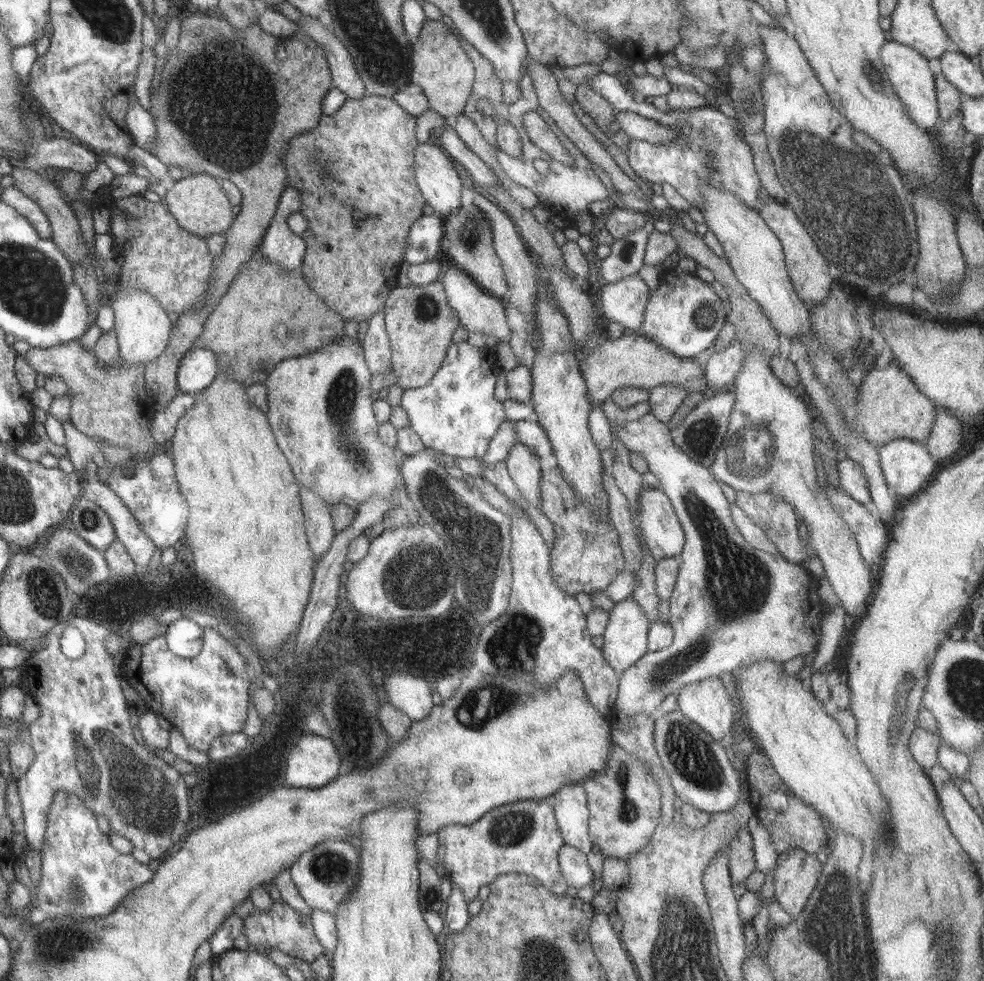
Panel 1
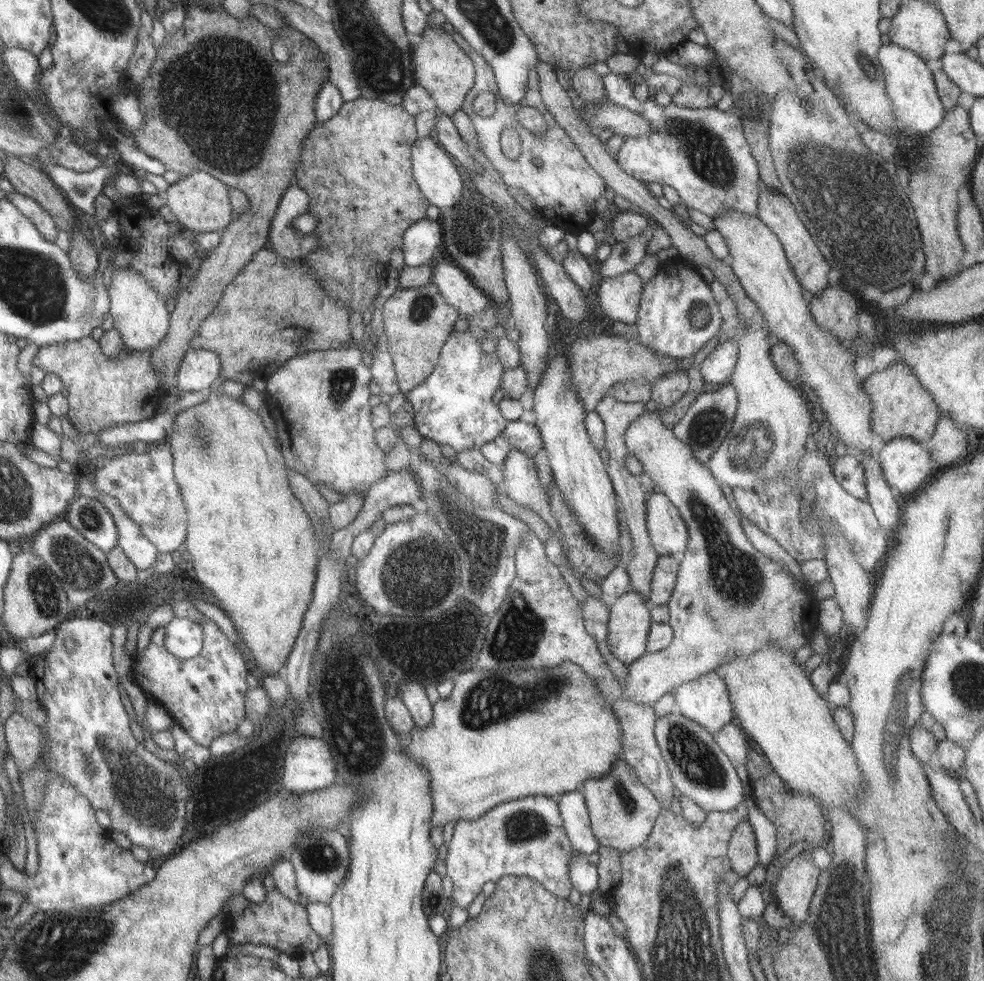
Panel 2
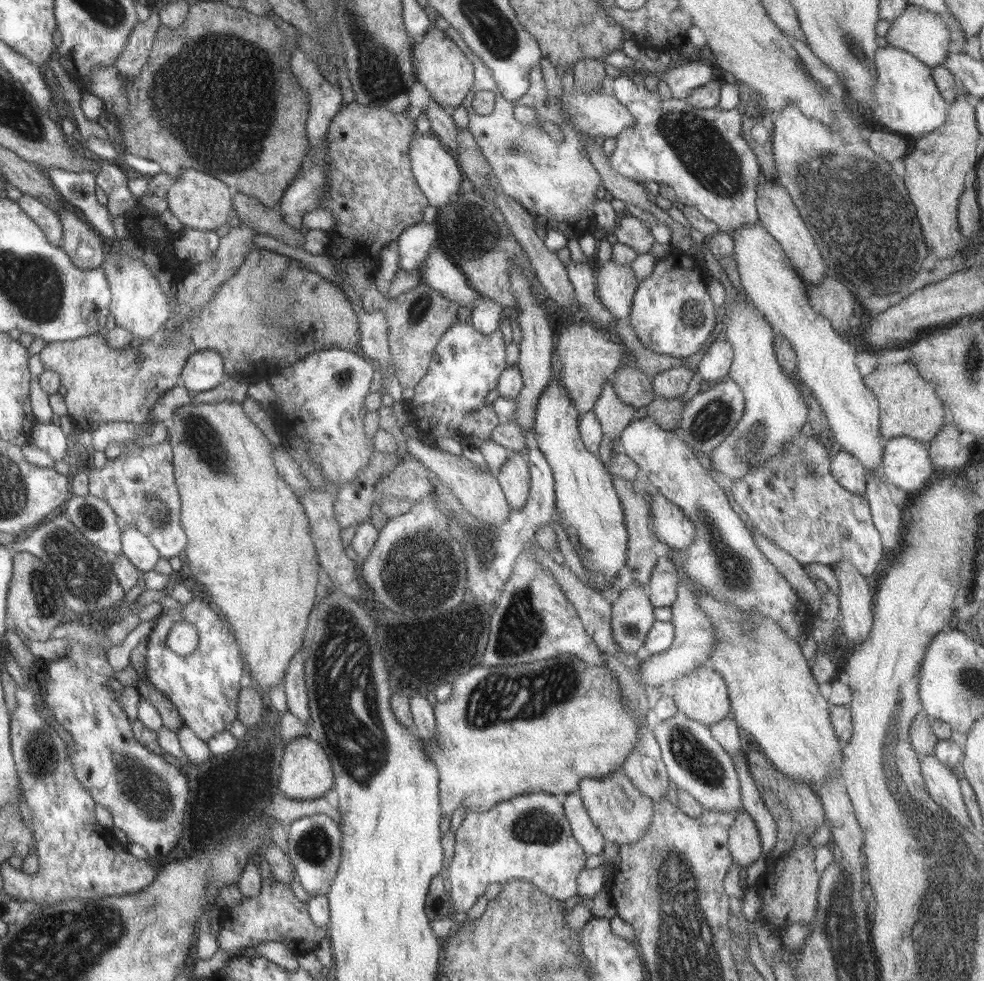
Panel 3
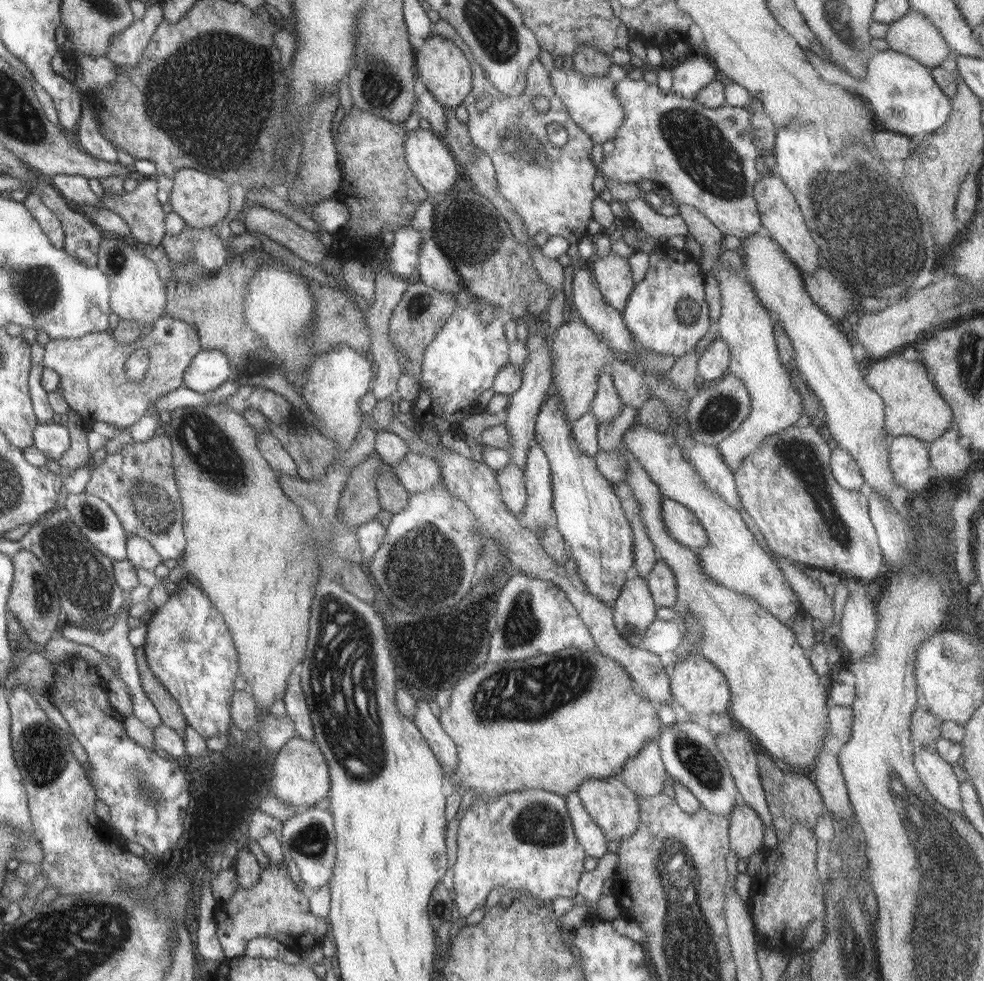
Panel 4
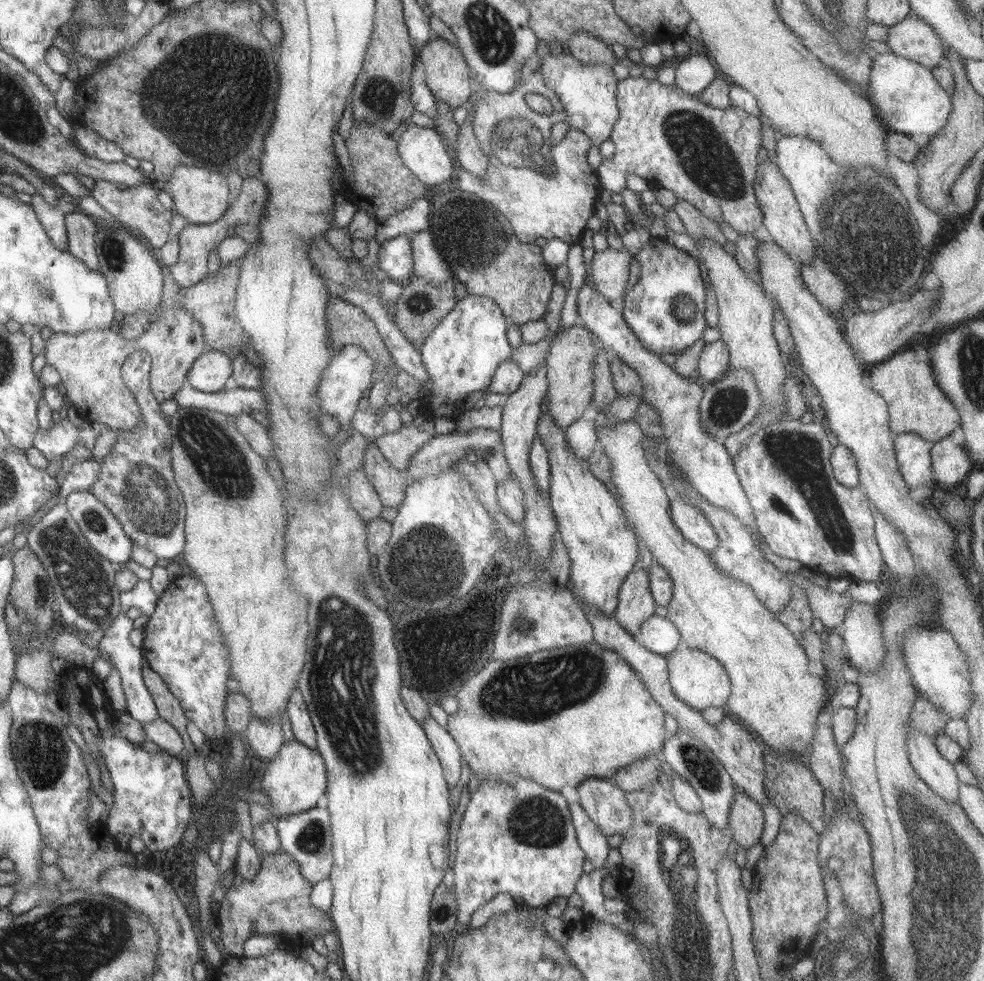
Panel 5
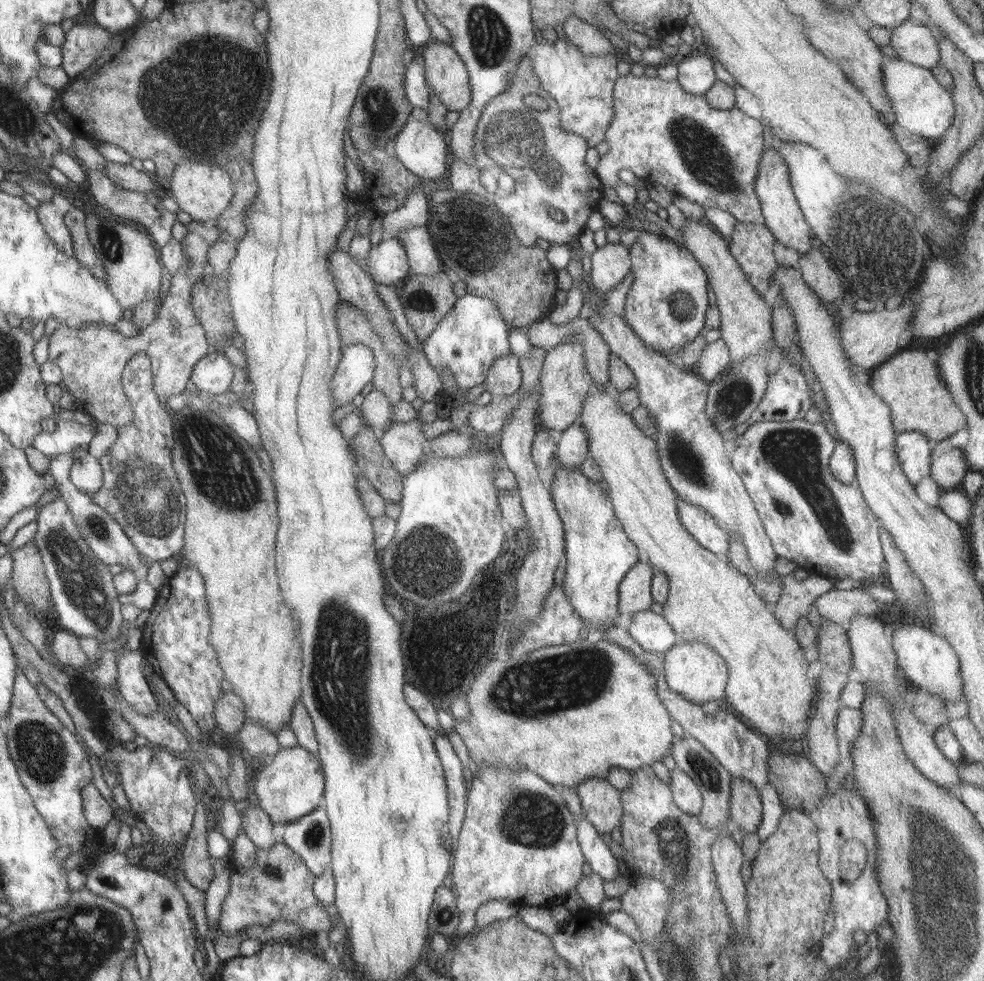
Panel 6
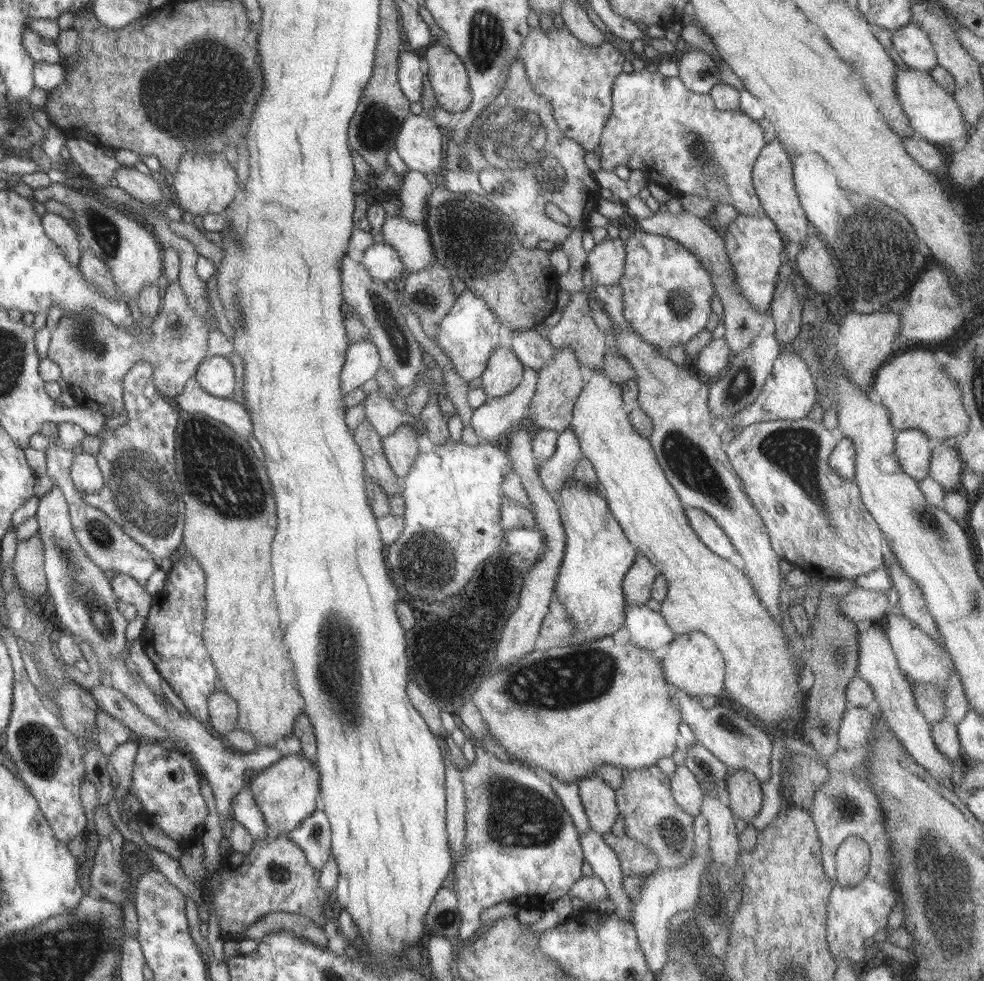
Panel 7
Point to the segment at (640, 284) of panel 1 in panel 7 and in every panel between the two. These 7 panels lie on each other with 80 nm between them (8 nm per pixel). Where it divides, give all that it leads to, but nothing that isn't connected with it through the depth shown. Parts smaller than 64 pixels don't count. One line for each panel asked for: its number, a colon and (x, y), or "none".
2: (619, 298)
3: (616, 285)
4: (612, 275)
5: (609, 270)
6: (611, 264)
7: (606, 261)

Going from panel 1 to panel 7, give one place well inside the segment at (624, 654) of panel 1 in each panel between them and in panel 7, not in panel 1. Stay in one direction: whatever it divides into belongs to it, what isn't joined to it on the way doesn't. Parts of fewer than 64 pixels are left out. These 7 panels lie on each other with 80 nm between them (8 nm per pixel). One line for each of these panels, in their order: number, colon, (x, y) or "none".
2: (630, 620)
3: (632, 617)
4: (634, 610)
5: (635, 605)
6: (635, 596)
7: (637, 584)

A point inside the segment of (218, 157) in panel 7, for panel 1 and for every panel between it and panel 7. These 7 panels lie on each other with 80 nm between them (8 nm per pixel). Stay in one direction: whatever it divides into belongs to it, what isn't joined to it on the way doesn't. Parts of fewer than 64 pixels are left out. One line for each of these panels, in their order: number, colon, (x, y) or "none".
1: (198, 202)
2: (200, 202)
3: (201, 202)
4: (202, 200)
5: (201, 196)
6: (203, 192)

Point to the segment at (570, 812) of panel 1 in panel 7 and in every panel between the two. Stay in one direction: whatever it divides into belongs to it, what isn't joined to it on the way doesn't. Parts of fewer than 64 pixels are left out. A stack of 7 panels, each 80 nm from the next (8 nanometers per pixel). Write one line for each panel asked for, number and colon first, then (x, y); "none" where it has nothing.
2: (572, 806)
3: (587, 835)
4: (590, 836)
5: (592, 841)
6: (598, 855)
7: (606, 865)

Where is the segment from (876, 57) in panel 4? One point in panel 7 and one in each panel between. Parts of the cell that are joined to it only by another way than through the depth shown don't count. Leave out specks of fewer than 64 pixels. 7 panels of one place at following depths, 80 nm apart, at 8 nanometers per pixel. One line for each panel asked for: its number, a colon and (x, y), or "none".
5: (908, 99)
6: (922, 105)
7: (933, 113)

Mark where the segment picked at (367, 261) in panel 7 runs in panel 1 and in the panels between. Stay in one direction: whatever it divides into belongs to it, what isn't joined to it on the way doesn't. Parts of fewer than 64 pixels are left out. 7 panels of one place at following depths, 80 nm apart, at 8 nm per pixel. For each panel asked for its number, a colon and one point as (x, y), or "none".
1: (423, 242)
2: (421, 243)
3: (415, 243)
4: (404, 252)
5: (395, 256)
6: (388, 262)

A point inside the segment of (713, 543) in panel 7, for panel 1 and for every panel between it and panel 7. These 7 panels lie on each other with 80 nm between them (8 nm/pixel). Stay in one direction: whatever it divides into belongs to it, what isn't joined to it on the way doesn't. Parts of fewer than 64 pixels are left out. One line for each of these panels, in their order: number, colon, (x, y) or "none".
1: (659, 527)
2: (669, 535)
3: (671, 526)
4: (683, 526)
5: (691, 522)
6: (703, 527)

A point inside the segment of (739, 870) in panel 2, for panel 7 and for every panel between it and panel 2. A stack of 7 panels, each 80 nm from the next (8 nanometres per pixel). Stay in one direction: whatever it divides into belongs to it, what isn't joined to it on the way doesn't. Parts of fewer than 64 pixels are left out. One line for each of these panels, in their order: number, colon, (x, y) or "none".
3: (745, 846)
4: (746, 831)
5: (746, 823)
6: (745, 808)
7: (745, 794)

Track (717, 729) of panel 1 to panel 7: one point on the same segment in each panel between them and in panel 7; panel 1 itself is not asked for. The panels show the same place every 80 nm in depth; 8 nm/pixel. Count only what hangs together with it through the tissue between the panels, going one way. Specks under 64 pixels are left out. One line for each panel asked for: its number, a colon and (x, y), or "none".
2: (706, 701)
3: (702, 695)
4: (698, 686)
5: (696, 678)
6: (694, 670)
7: (693, 663)

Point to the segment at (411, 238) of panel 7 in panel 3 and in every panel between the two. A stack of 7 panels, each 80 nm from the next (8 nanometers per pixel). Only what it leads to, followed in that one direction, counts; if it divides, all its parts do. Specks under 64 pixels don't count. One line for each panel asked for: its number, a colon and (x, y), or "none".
3: (438, 271)
4: (435, 270)
5: (429, 266)
6: (423, 260)

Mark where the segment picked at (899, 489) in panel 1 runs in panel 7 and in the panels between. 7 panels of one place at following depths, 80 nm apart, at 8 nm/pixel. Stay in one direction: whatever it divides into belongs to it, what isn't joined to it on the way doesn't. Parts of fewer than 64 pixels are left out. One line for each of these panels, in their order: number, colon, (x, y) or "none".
2: (906, 464)
3: (906, 463)
4: (908, 457)
5: (913, 453)
6: (913, 449)
7: (912, 447)

